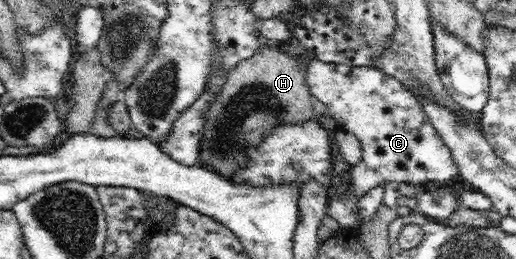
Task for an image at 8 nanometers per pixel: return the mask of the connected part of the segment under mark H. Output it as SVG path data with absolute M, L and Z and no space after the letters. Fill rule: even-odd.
M264 42L251 58L242 60L229 71L215 102L208 108L204 122L204 134L200 142L200 158L204 165L212 167L216 173L224 177L232 178L236 170L246 168L247 146L259 145L271 128L277 124L296 124L315 118L312 94L306 83L307 74L300 68L293 53L285 50L280 43Z

